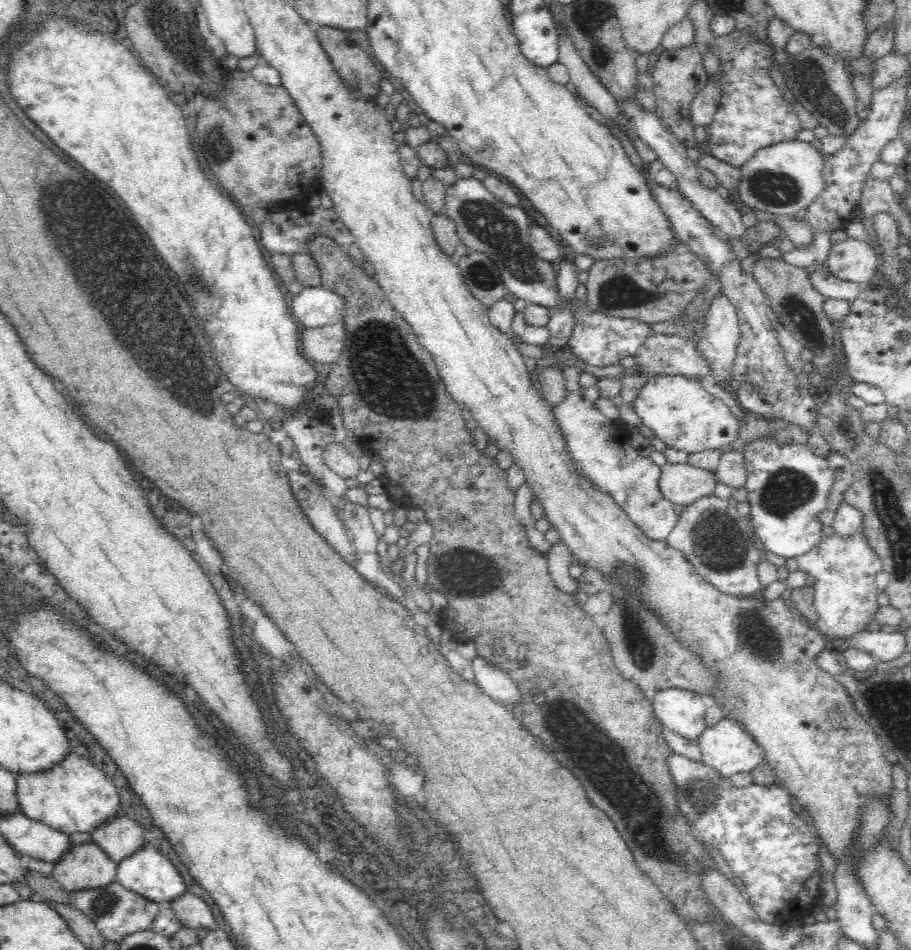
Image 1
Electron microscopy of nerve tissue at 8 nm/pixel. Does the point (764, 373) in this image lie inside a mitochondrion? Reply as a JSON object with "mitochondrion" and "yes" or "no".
{"mitochondrion":"no"}

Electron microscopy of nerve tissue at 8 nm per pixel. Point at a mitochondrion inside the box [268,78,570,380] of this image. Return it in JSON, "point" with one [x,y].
{"point":[492,227]}

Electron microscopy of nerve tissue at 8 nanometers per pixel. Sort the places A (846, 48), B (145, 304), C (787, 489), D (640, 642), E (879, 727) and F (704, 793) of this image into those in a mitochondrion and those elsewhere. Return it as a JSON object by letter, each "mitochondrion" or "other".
{"A":"other","B":"mitochondrion","C":"mitochondrion","D":"mitochondrion","E":"other","F":"mitochondrion"}

